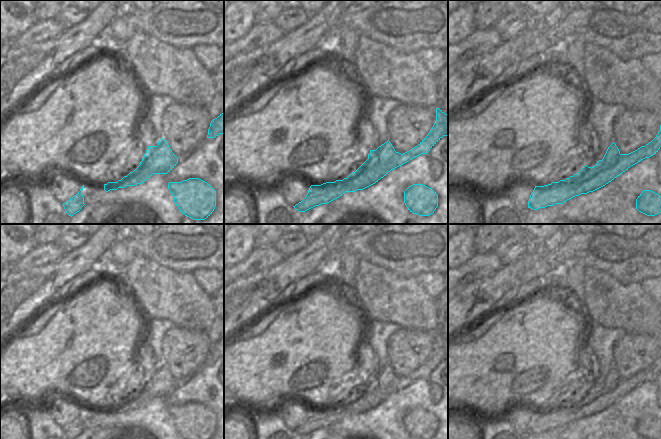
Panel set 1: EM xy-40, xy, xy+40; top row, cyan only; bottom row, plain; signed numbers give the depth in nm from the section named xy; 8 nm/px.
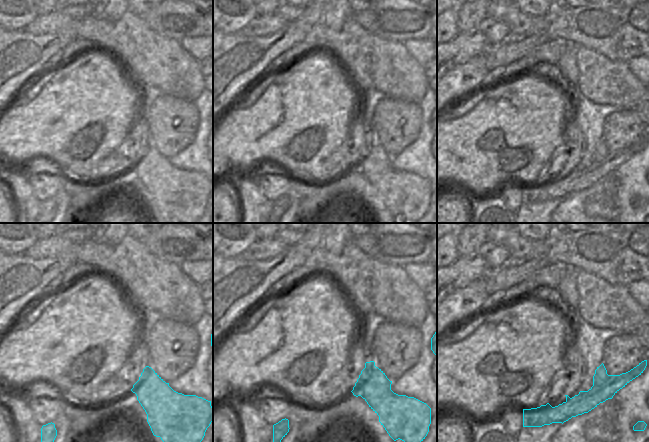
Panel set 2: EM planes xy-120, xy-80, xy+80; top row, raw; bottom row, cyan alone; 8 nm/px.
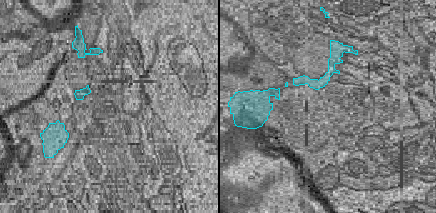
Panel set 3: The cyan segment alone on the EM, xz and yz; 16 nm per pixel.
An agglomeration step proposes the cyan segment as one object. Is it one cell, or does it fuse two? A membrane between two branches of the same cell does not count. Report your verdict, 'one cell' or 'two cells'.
two cells

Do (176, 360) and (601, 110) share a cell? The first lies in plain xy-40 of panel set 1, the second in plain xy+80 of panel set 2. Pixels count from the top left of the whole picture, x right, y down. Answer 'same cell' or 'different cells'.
different cells

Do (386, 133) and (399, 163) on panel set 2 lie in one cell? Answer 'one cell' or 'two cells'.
two cells

